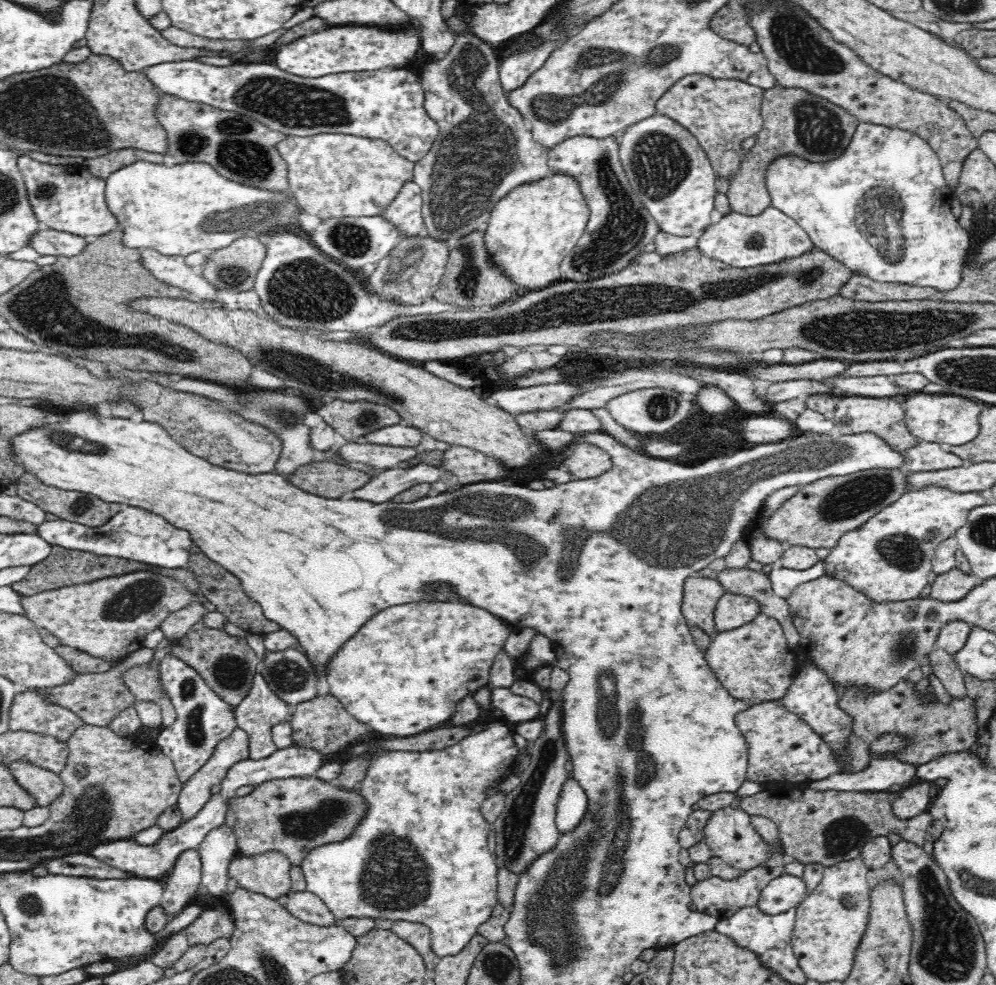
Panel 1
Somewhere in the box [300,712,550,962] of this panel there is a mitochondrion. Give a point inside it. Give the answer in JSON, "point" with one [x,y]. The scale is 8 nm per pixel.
{"point":[394,877]}

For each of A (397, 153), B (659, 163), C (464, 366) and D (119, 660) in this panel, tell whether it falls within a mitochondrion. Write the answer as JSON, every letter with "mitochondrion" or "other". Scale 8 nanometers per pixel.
{"A":"other","B":"mitochondrion","C":"other","D":"other"}

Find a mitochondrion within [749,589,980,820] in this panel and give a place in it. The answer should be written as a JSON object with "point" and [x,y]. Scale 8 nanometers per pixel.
{"point":[901,648]}

